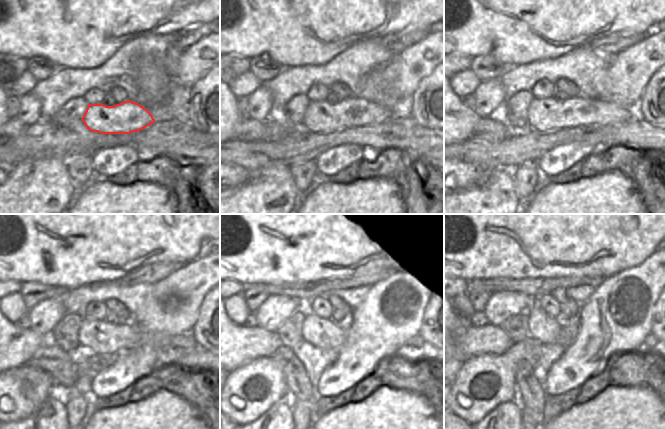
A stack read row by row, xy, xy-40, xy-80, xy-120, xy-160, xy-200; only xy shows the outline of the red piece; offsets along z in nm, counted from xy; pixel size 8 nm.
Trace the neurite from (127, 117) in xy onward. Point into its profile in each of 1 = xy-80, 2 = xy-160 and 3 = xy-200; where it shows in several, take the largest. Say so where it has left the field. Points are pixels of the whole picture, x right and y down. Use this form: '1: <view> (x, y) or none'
1: xy-80 (547, 114)
2: xy-160 (321, 332)
3: xy-200 (545, 329)

